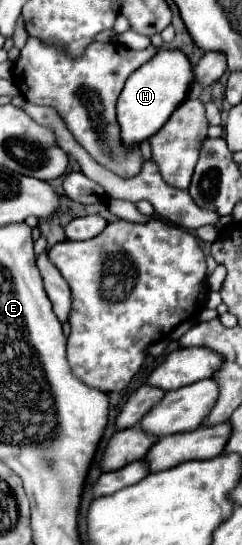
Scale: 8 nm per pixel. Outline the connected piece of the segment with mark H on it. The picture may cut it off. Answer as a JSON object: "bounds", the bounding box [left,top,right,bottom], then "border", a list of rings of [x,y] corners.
{"bounds":[118,48,194,142],"border":[[[174,48],[174,50],[160,50],[150,58],[144,66],[140,66],[126,82],[120,98],[118,98],[118,118],[120,130],[124,134],[124,142],[136,142],[150,138],[170,114],[186,100],[190,86],[194,84],[194,72],[188,56]]]}

